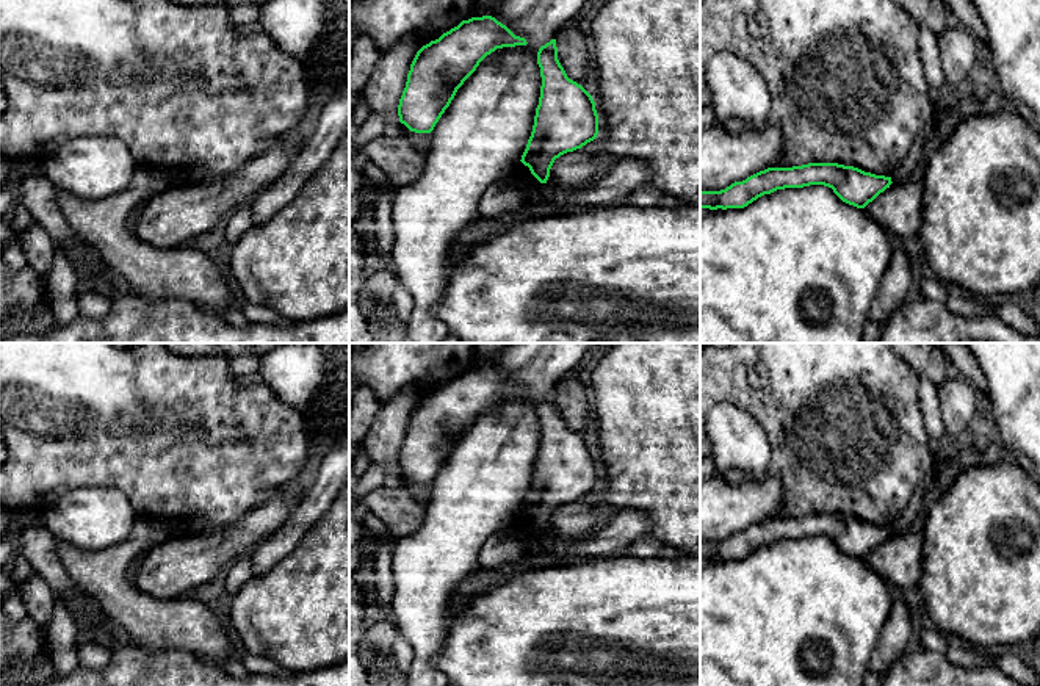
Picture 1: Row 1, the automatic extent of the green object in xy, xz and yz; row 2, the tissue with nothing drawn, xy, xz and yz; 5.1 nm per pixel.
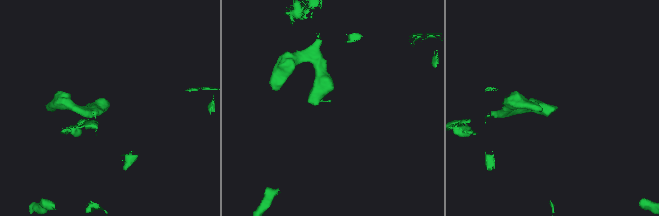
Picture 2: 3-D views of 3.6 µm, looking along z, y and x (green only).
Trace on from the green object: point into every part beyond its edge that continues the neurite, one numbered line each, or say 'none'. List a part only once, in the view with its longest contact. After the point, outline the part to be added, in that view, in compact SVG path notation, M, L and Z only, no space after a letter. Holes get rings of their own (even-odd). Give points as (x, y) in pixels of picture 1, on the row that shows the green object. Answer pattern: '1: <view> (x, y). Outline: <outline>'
none

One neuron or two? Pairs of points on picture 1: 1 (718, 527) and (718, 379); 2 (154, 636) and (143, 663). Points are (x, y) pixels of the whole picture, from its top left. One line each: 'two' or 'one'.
1: two
2: two

